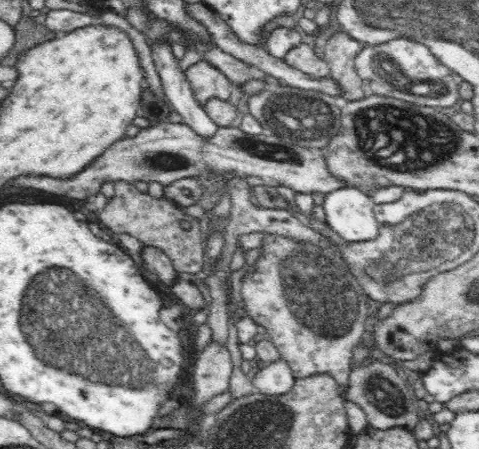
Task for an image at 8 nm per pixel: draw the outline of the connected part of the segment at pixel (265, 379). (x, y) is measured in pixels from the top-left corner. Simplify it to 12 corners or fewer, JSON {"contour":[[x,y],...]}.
{"contour":[[280,358],[261,365],[258,393],[291,392],[298,379]]}

